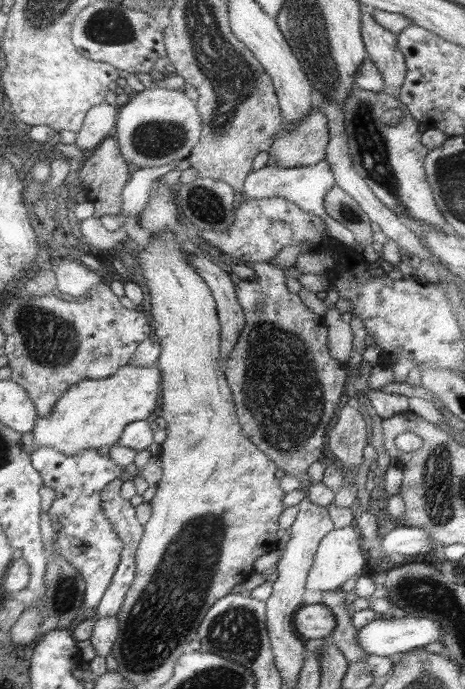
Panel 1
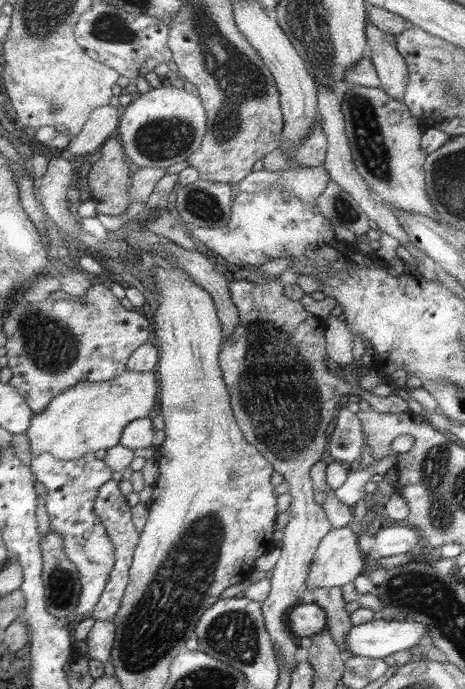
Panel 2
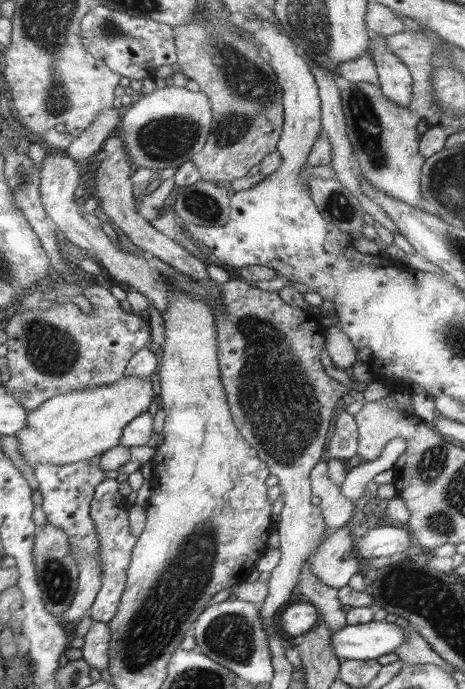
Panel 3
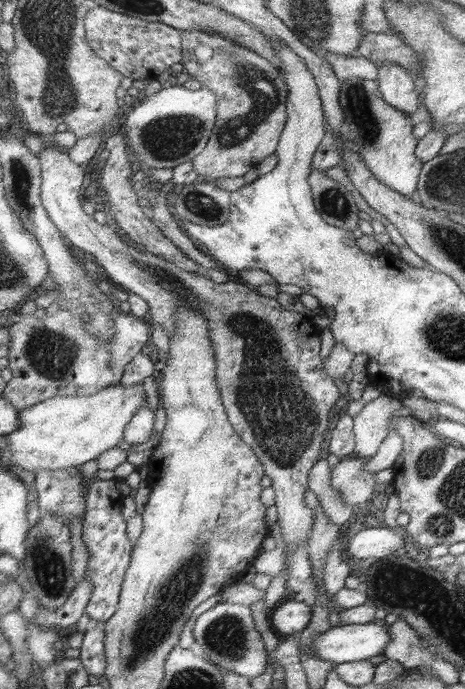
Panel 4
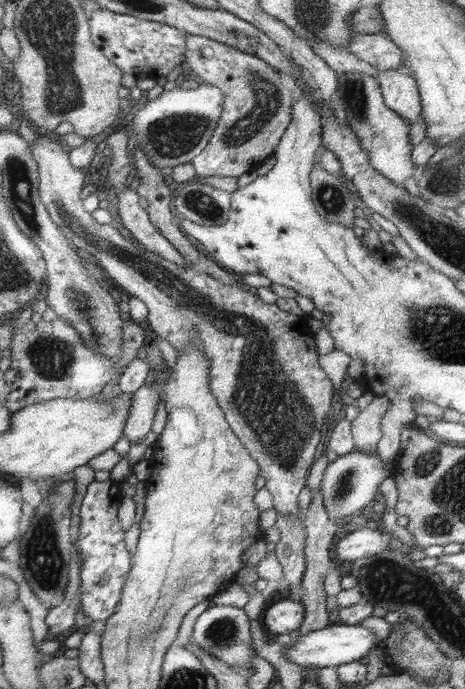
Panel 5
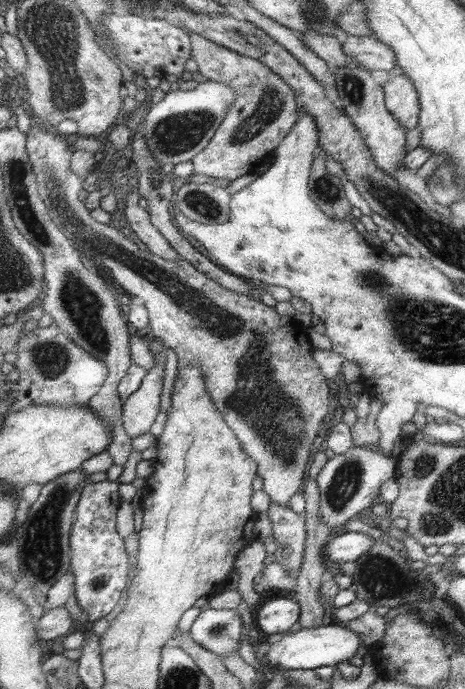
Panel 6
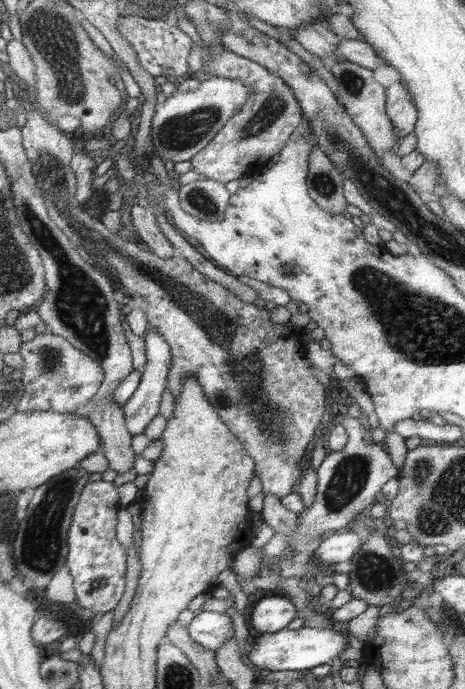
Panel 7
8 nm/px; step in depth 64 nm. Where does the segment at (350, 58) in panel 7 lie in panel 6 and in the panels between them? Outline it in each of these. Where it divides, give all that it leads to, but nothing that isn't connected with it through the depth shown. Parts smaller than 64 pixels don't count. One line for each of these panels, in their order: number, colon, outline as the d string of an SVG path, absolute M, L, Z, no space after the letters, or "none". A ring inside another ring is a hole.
6: M349 36L345 54L359 62L367 72L391 72L397 64L395 52L377 36Z

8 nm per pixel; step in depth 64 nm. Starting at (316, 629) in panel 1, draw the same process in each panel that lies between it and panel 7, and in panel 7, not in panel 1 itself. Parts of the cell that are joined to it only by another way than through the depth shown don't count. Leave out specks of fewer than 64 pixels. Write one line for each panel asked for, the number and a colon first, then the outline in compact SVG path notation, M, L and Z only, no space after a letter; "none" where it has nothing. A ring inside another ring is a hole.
2: M299 604L289 616L289 626L297 638L313 638L329 630L329 612L319 604Z
3: M297 602L289 608L285 608L279 626L285 630L285 634L289 634L289 638L299 640L307 634L313 632L313 628L319 626L319 620L323 618L323 614L319 612L319 608L315 604L309 602Z
4: M287 602L281 604L271 614L273 626L279 630L283 638L305 632L311 626L311 618L313 618L313 606L307 602Z
5: M279 600L273 602L271 608L265 612L265 624L269 628L269 634L293 634L297 632L307 620L307 608L301 600Z
6: M271 598L267 604L263 602L261 610L255 614L255 624L267 636L293 632L291 628L301 620L301 604L293 598Z
7: M271 596L271 598L261 598L253 610L251 616L251 626L261 632L261 634L277 634L281 630L287 630L287 626L299 618L301 612L297 612L297 606L289 596Z

